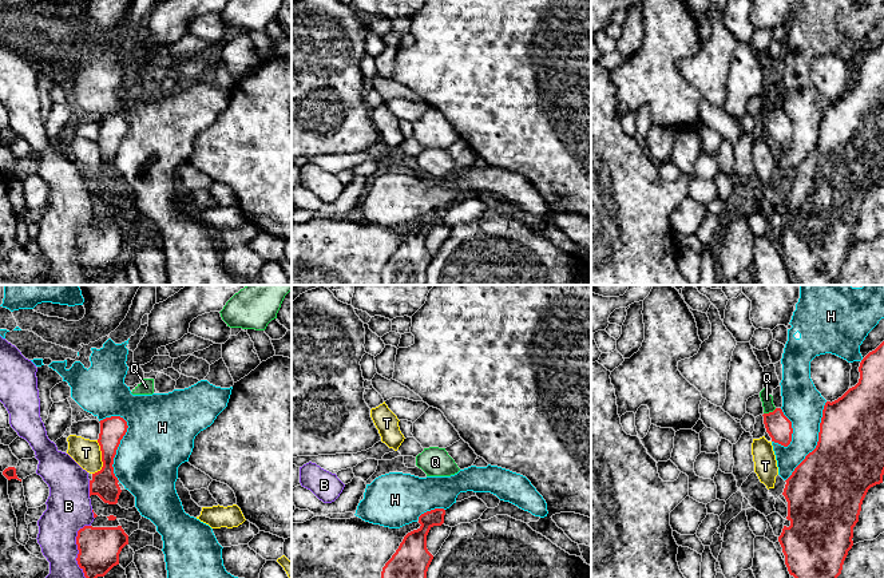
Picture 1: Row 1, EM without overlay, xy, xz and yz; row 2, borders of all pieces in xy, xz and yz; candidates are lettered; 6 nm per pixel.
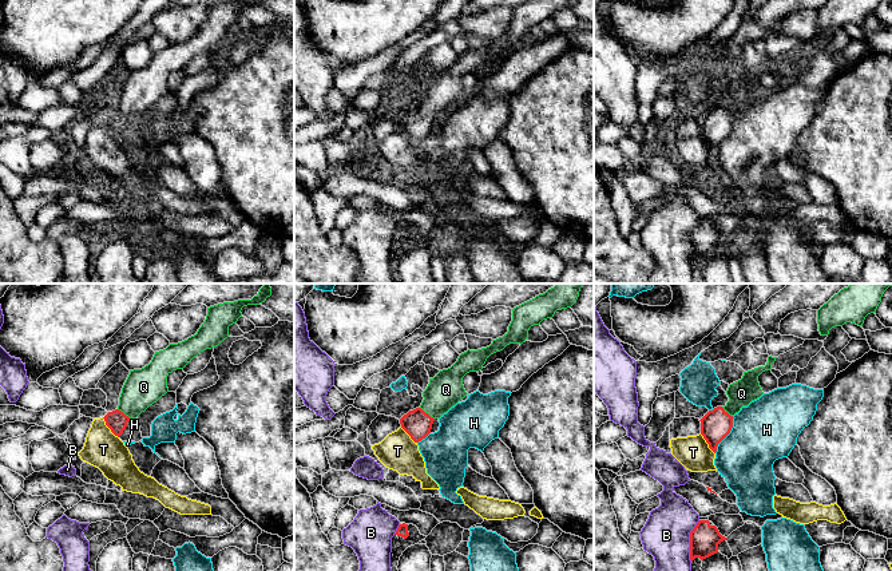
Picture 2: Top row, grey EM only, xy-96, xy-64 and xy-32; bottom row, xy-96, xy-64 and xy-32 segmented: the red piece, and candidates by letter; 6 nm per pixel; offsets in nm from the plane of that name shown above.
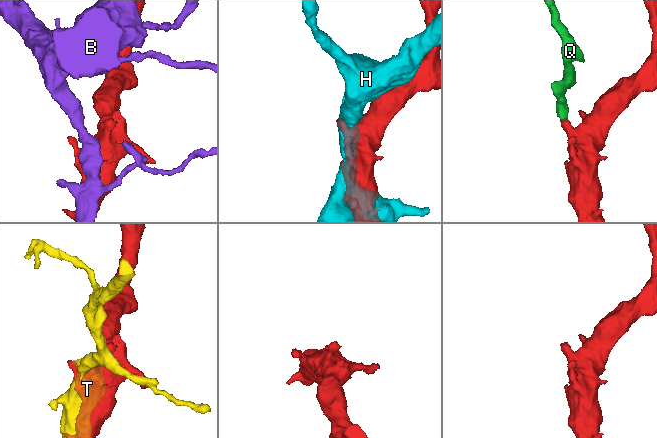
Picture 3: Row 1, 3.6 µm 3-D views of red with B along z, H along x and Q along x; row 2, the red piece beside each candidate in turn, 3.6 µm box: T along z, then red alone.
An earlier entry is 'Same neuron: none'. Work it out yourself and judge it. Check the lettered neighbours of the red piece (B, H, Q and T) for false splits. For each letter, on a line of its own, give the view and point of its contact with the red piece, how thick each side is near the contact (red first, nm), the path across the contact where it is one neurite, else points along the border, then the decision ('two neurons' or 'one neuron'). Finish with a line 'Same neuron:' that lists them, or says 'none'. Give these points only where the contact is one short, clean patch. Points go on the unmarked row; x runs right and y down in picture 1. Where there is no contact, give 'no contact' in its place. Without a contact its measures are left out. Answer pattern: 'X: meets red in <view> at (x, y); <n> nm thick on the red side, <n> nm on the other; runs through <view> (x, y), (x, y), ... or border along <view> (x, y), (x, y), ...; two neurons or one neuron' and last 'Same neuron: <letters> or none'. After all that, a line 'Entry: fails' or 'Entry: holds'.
B: meets red in xy at (78, 254); 260 nm thick on the red side, 240 nm on the other; two neurons
H: meets red in xy at (119, 143); 150 nm thick on the red side, 400 nm on the other; two neurons
Q: meets red in yz at (769, 113); 150 nm thick on the red side, 70 nm on the other; runs through yz (779, 127), (769, 113), (766, 99); one neuron
T: meets red in xy at (102, 159); 160 nm thick on the red side, 170 nm on the other; two neurons
Same neuron: Q
Entry: fails

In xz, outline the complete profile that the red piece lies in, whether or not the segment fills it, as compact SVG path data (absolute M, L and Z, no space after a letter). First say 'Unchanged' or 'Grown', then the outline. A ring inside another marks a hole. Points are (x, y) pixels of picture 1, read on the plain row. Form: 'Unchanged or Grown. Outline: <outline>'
Unchanged. Outline: M435 209L419 217L421 225L408 233L381 272L382 285L425 285L433 256L427 249L427 235L433 226L444 223L444 209Z

